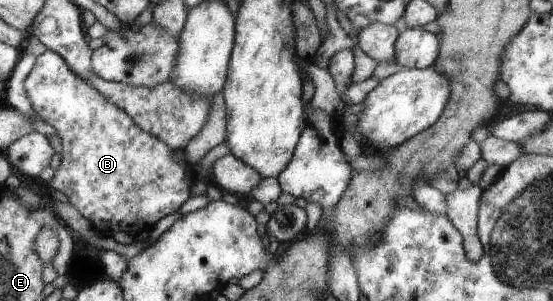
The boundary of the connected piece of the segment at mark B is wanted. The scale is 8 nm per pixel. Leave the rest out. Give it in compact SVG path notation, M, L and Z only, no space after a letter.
M46 50L42 55L36 57L30 73L24 81L24 89L26 89L26 96L34 112L50 127L54 128L56 131L56 136L60 139L61 150L60 150L60 164L56 169L53 170L53 176L46 185L50 189L54 189L63 193L67 199L68 203L76 209L76 211L89 222L89 226L96 231L100 236L114 236L117 232L124 232L131 237L137 236L140 232L144 232L150 229L159 219L167 216L170 213L177 212L180 206L190 197L190 187L192 187L195 182L195 175L192 173L192 165L186 161L172 161L172 153L176 153L176 149L170 149L168 145L165 145L152 137L150 133L144 133L134 121L130 115L126 115L122 109L118 109L116 105L112 105L108 99L105 99L90 85L86 83L82 77L78 77L76 73L70 71L70 67L62 60L60 55L57 55L54 51Z

